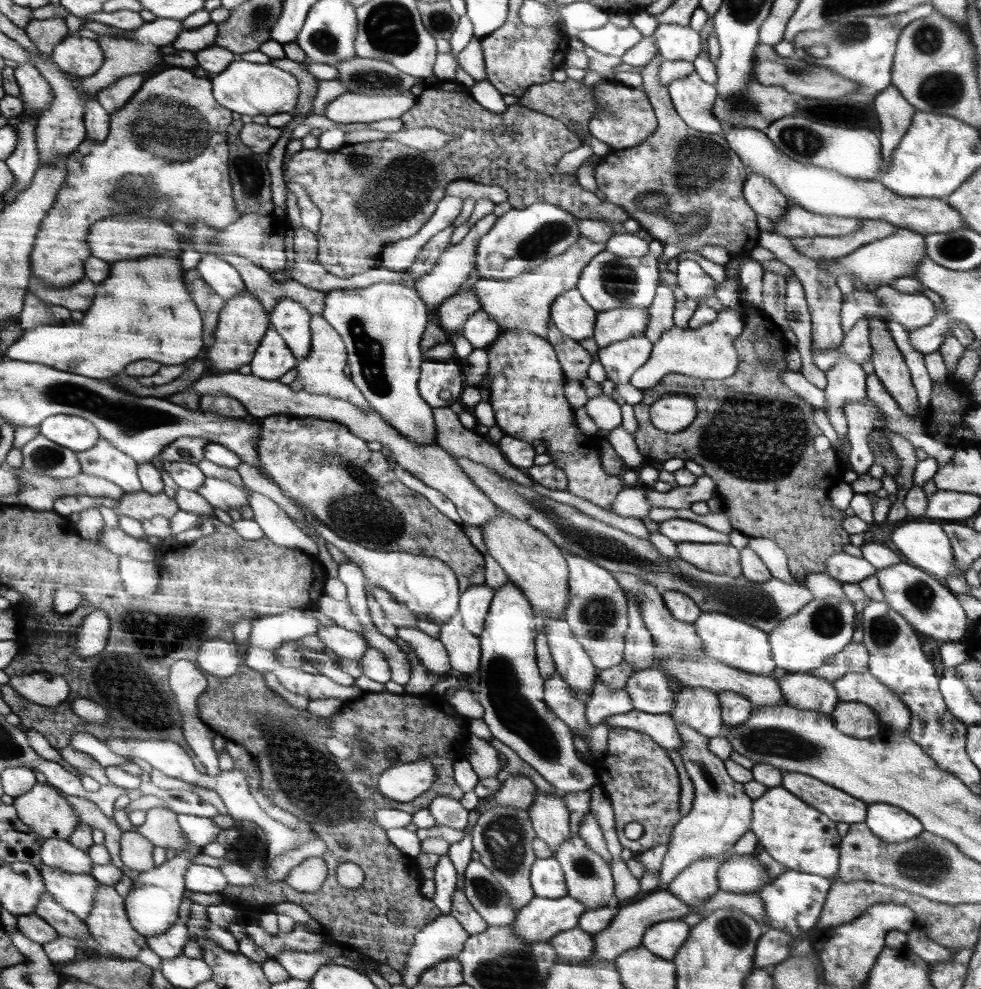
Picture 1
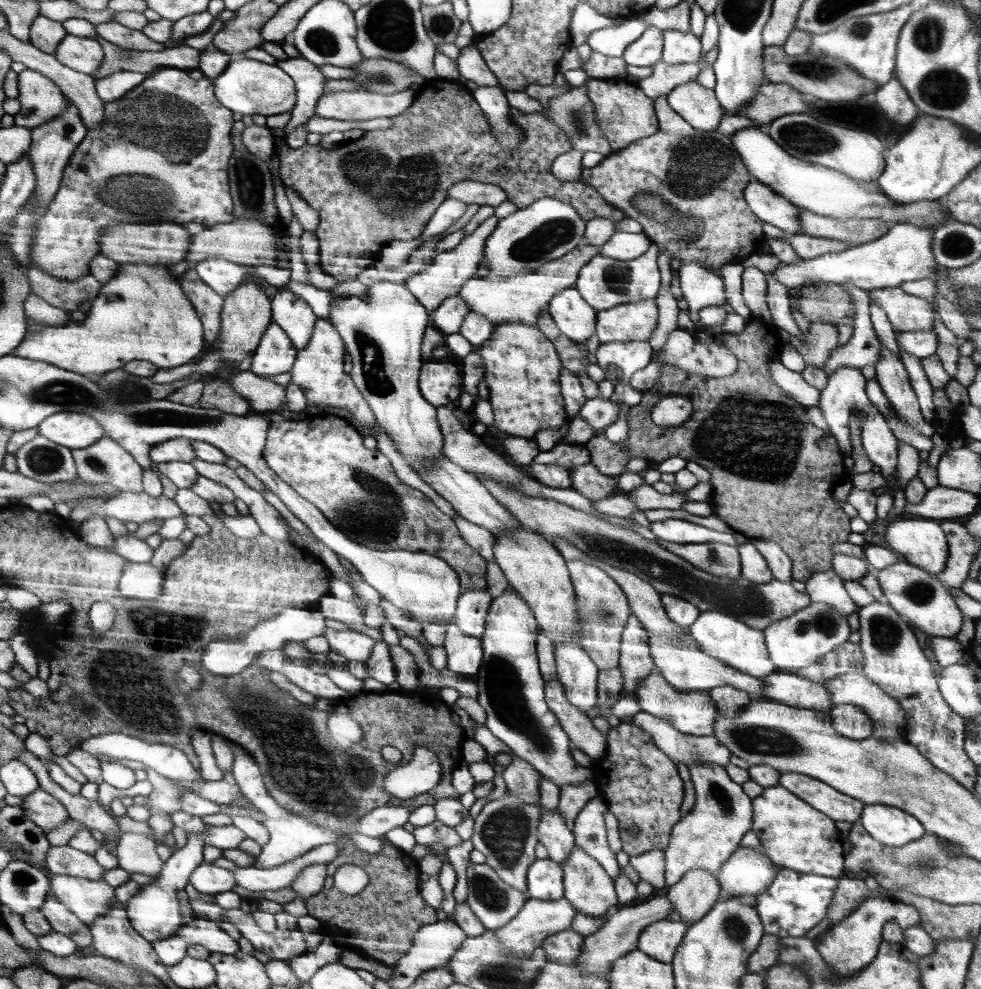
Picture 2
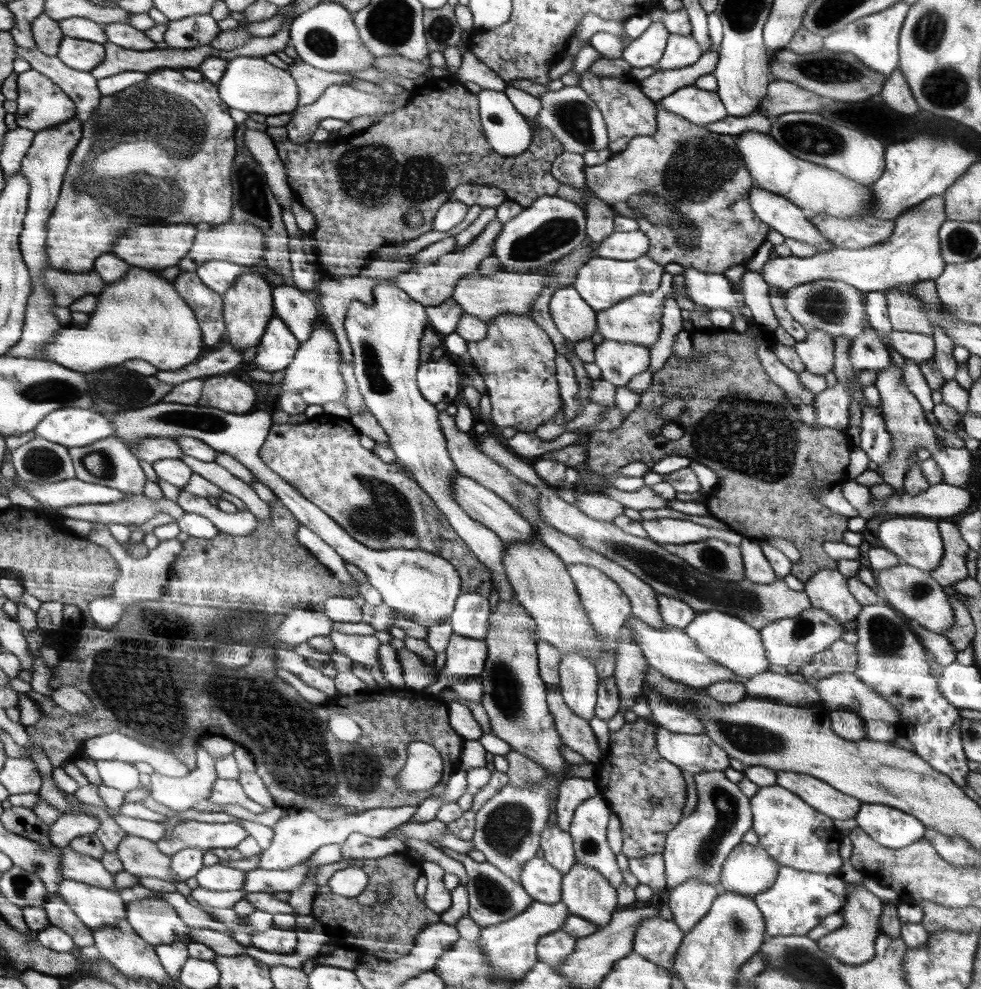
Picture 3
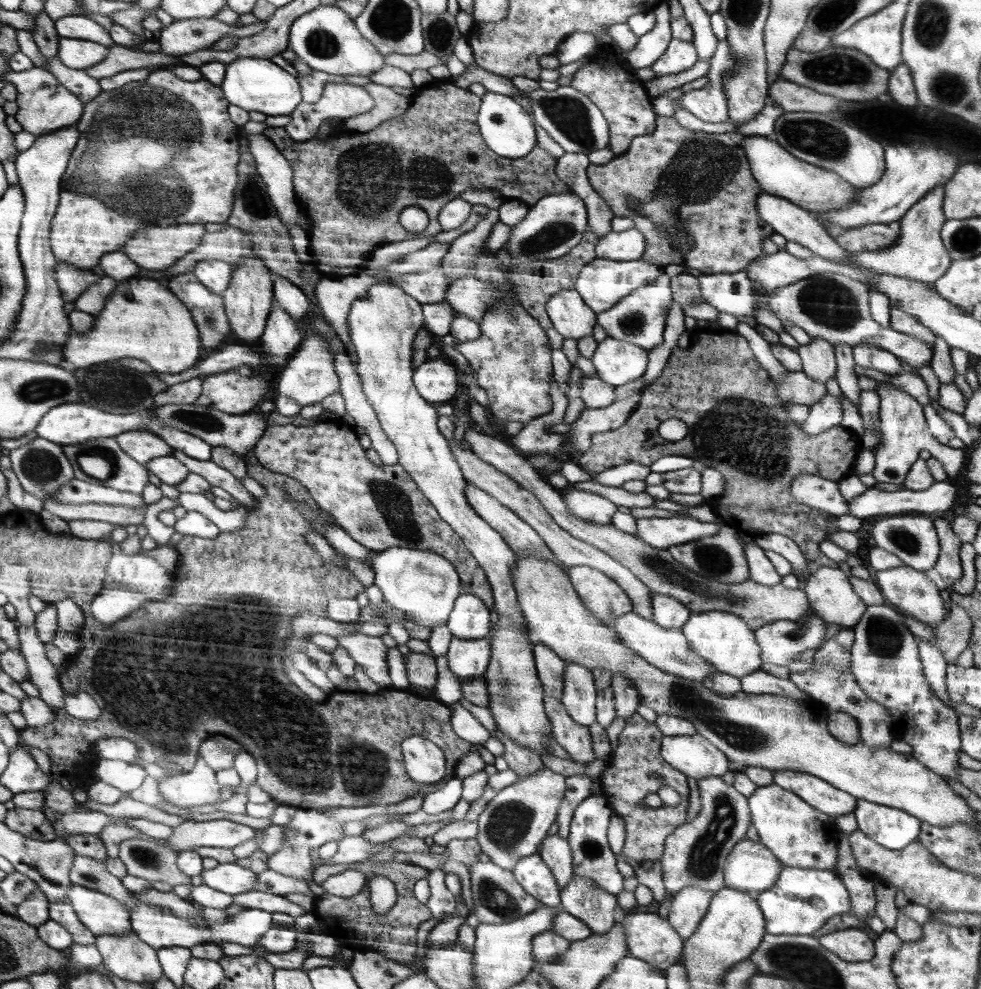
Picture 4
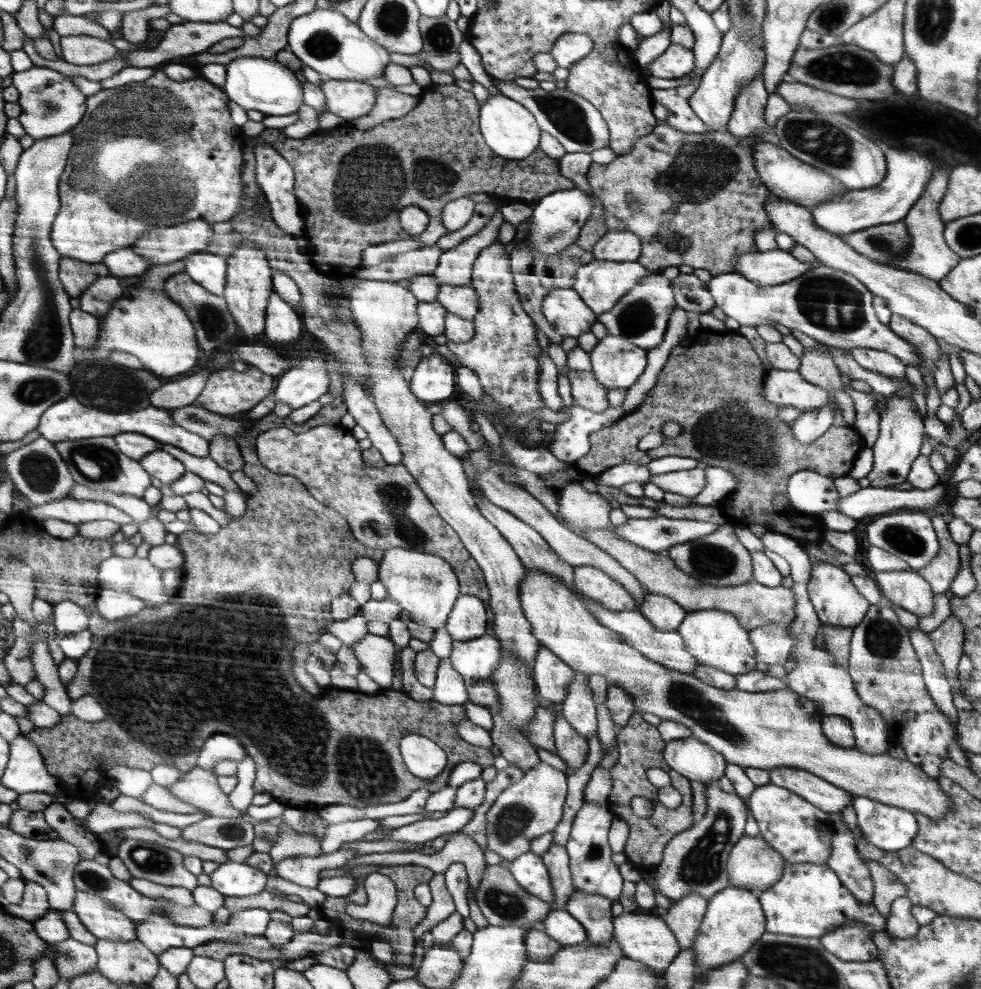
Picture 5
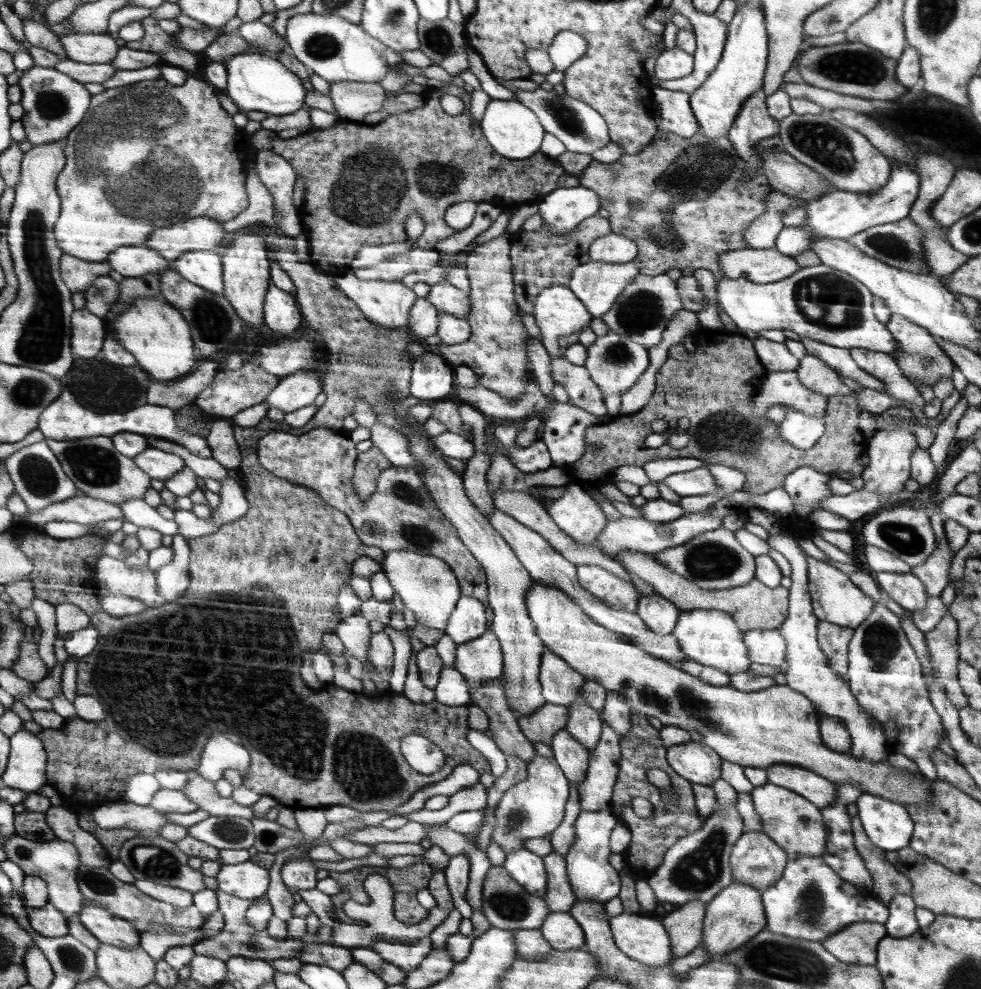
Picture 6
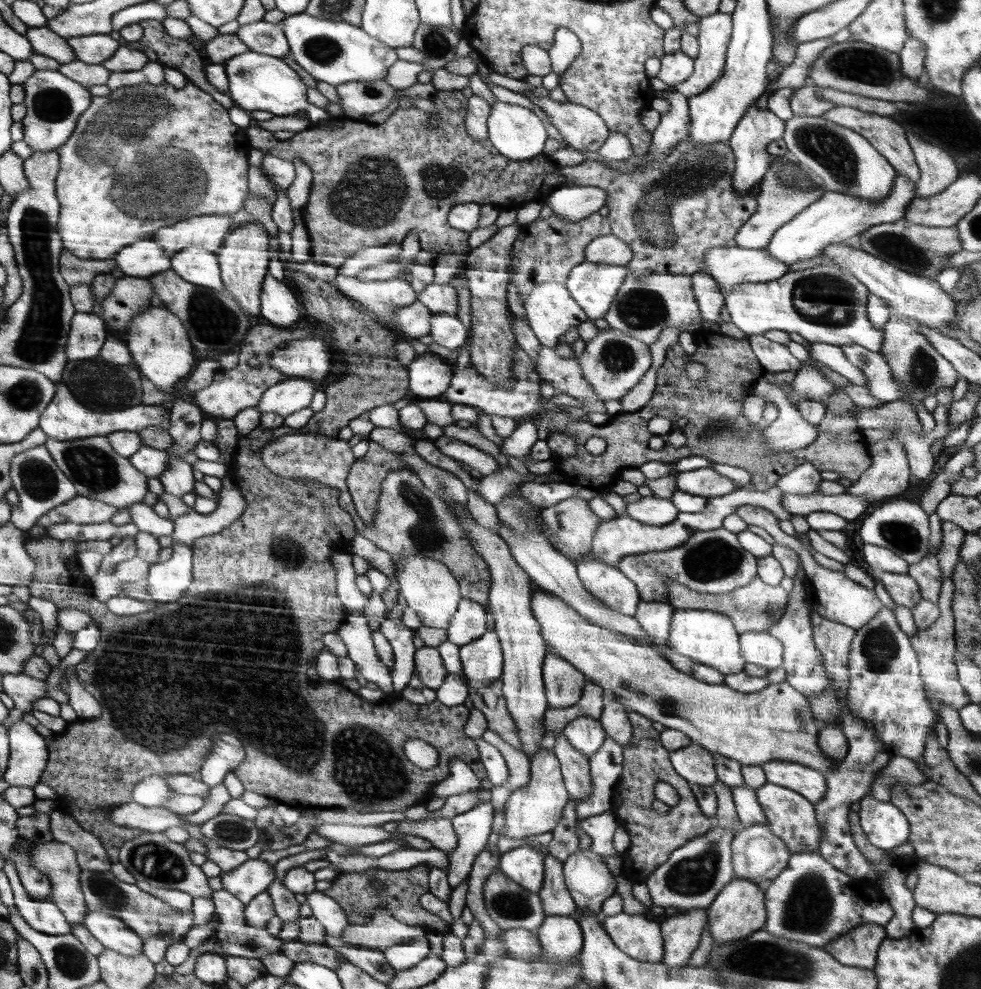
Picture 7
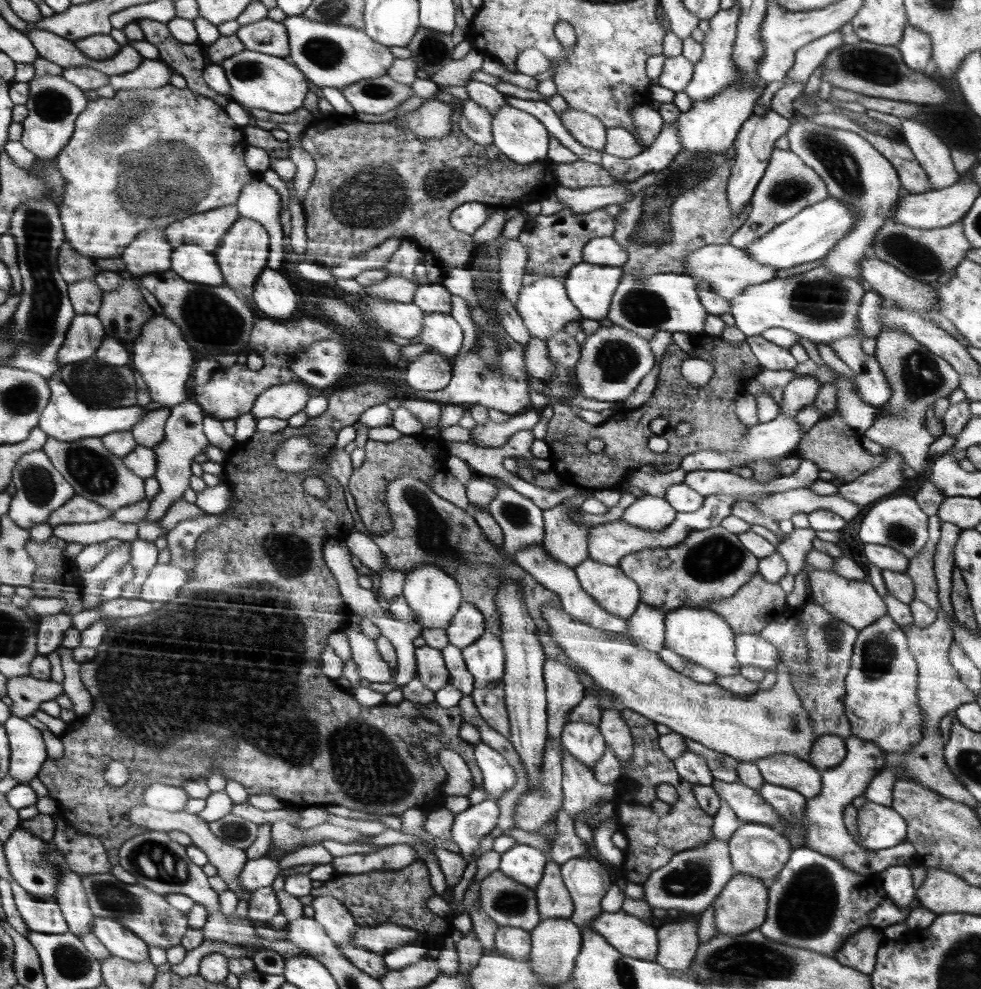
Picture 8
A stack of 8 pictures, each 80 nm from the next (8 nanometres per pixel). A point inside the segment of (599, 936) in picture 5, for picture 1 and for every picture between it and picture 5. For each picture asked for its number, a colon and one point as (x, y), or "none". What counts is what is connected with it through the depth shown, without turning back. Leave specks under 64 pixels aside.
1: (589, 879)
2: (590, 890)
3: (586, 893)
4: (595, 907)

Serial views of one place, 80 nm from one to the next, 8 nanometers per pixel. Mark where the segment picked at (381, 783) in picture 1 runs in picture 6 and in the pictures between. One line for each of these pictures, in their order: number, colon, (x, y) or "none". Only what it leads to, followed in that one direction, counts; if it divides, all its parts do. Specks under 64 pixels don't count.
2: (423, 773)
3: (425, 768)
4: (425, 761)
5: (423, 757)
6: (425, 757)

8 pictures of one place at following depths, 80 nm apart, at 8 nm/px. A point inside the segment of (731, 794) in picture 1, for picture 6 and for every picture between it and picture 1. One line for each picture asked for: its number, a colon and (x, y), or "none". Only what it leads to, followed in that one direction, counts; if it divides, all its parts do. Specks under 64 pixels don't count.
2: (723, 814)
3: (697, 848)
4: (695, 855)
5: (696, 861)
6: (697, 868)

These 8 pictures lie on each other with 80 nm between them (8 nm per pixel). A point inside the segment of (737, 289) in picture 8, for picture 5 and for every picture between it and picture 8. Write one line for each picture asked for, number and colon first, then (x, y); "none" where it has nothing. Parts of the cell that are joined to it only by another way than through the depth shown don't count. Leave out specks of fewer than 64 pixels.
5: (773, 267)
6: (761, 266)
7: (730, 267)

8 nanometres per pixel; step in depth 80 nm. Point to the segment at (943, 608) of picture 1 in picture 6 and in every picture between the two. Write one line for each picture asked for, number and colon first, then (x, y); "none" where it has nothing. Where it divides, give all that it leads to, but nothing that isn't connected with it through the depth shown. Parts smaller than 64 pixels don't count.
2: (919, 595)
3: (915, 592)
4: (907, 588)
5: (908, 589)
6: (907, 590)

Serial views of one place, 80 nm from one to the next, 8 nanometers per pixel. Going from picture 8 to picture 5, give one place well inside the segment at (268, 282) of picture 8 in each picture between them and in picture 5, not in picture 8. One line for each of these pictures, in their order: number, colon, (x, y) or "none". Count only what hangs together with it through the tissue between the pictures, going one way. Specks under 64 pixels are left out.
5: (282, 326)
6: (282, 314)
7: (279, 306)

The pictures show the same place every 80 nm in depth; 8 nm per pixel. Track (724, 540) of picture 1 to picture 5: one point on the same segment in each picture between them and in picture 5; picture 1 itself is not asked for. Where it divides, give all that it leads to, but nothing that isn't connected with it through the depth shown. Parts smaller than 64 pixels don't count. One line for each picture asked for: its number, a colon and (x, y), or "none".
2: (678, 531)
3: (663, 531)
4: (658, 532)
5: (658, 534)

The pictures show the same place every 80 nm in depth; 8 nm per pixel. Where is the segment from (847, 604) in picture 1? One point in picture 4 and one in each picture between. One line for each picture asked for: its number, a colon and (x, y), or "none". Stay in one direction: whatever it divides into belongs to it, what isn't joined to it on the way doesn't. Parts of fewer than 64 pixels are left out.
2: (796, 642)
3: (796, 641)
4: (780, 642)

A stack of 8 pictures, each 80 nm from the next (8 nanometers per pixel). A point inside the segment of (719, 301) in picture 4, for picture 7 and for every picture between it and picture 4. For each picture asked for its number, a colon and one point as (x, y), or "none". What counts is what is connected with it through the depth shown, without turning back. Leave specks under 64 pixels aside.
5: (833, 307)
6: (822, 303)
7: (825, 303)

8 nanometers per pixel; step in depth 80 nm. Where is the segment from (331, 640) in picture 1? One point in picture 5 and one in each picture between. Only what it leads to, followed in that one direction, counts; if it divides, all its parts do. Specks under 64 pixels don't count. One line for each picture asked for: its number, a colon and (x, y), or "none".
2: (353, 645)
3: (362, 649)
4: (370, 652)
5: (375, 653)

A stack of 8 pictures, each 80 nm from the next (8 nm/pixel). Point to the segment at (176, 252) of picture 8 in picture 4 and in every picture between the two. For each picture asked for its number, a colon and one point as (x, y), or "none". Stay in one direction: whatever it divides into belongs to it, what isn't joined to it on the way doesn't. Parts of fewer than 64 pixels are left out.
4: (216, 274)
5: (210, 270)
6: (204, 267)
7: (200, 266)

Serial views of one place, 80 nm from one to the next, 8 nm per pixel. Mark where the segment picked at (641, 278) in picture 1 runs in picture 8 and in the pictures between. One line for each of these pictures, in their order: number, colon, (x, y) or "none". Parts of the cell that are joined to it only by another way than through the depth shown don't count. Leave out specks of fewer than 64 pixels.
2: (605, 282)
3: (602, 282)
4: (603, 283)
5: (602, 284)
6: (597, 284)
7: (594, 286)
8: (591, 287)

